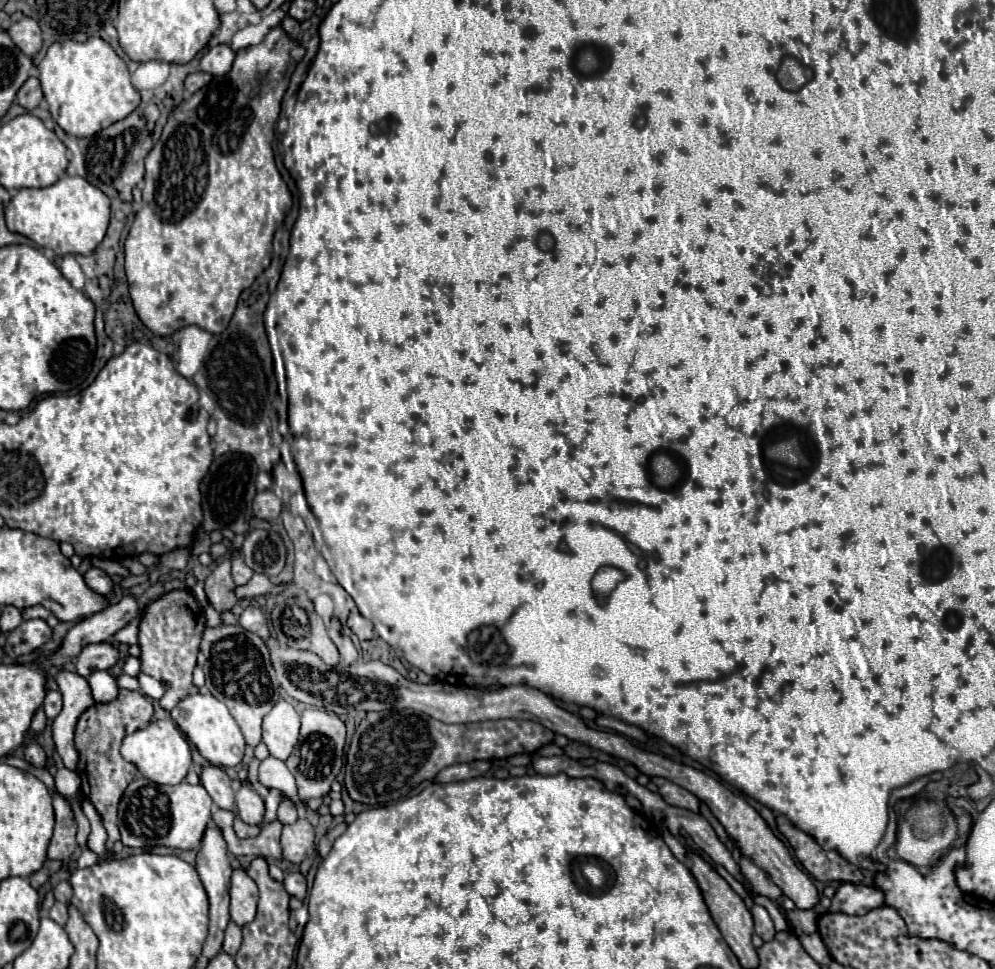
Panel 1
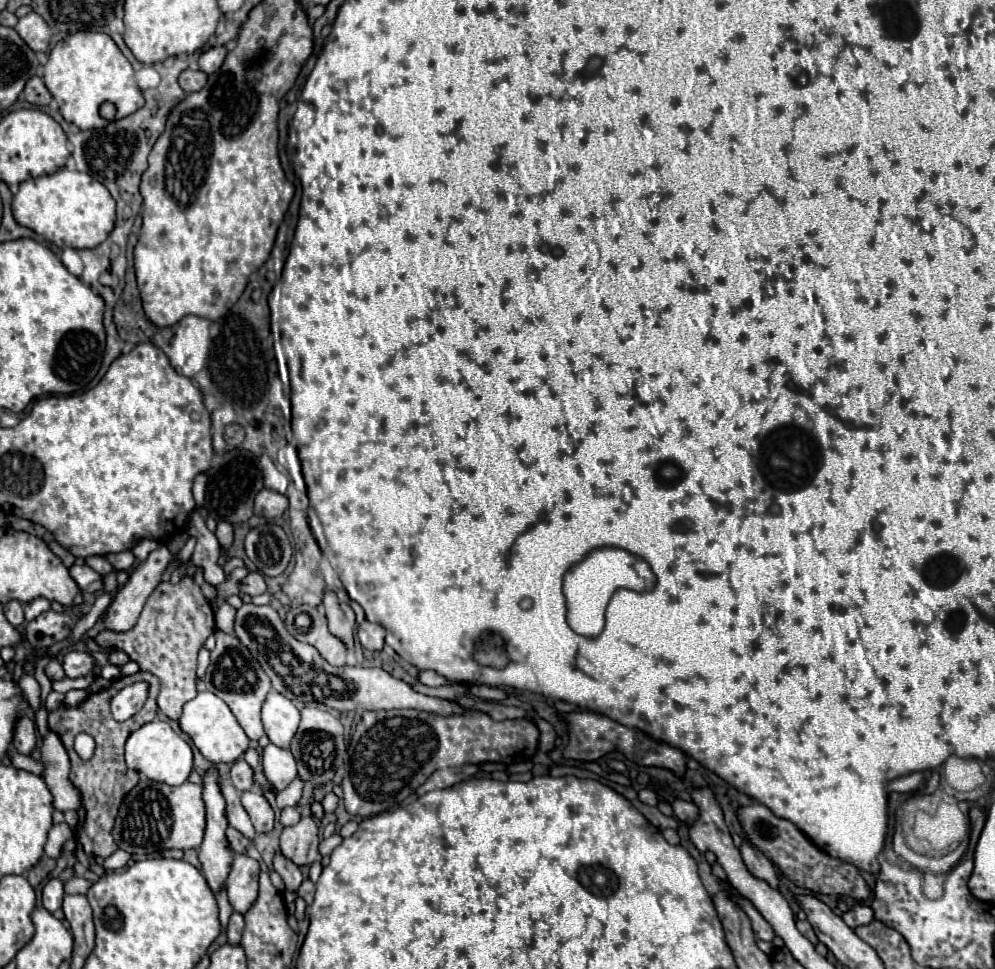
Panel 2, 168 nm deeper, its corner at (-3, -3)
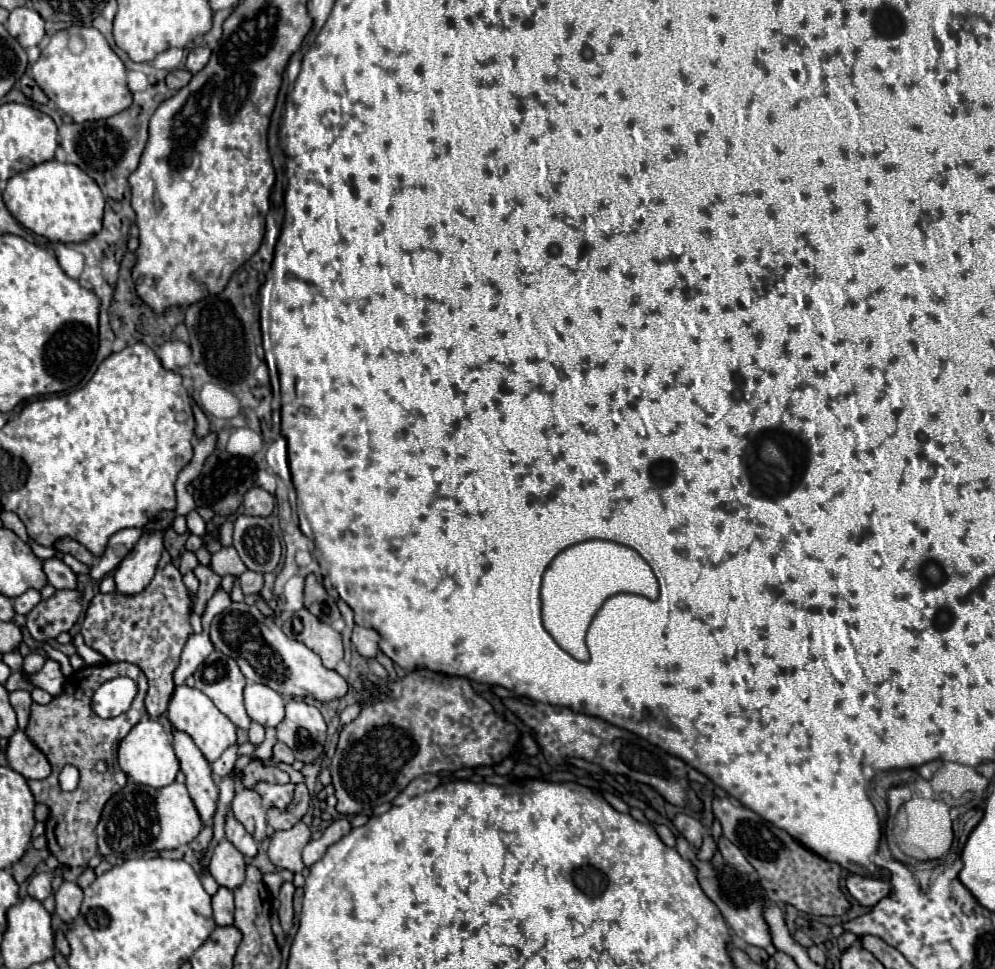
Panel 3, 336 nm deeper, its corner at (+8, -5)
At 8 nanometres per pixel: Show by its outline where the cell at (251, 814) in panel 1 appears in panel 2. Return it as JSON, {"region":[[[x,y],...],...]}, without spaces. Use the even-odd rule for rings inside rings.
{"region":[[[245,791],[245,793],[241,793],[241,803],[243,803],[245,811],[249,813],[257,833],[273,831],[273,809],[271,809],[269,801],[263,797],[263,793]]]}

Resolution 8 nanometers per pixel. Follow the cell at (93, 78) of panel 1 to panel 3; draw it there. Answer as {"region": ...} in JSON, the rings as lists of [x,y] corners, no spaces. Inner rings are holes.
{"region":[[[70,27],[54,33],[42,49],[40,59],[32,65],[32,77],[46,97],[54,101],[62,113],[70,115],[74,123],[106,119],[132,105],[124,63],[94,27]]]}

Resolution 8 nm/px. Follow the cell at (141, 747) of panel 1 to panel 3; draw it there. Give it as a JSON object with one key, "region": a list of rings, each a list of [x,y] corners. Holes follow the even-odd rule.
{"region":[[[144,717],[140,723],[136,723],[136,727],[132,727],[132,731],[120,741],[118,765],[136,783],[150,785],[156,789],[174,783],[176,773],[180,771],[180,763],[174,753],[170,737],[166,735],[164,727],[156,719],[150,719],[150,717]]]}

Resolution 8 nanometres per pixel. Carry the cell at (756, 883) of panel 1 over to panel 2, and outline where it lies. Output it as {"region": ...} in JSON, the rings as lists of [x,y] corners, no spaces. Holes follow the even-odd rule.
{"region":[[[743,843],[741,845],[741,857],[743,857],[743,861],[745,861],[751,875],[767,881],[771,887],[779,885],[779,877],[777,877],[777,871],[775,871],[773,863],[761,851],[757,851],[749,843]]]}

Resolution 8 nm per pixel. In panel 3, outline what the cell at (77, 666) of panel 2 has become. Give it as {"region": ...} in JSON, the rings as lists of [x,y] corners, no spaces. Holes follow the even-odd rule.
{"region":[[[46,659],[44,667],[36,673],[36,675],[28,675],[30,681],[48,691],[52,697],[60,695],[62,693],[62,685],[64,685],[64,675],[62,675],[62,669],[60,669],[60,663],[54,661],[54,659]]]}

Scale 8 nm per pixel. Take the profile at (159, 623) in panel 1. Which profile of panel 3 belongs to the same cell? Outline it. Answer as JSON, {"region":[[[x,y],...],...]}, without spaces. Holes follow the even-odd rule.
{"region":[[[168,563],[164,569],[158,569],[154,579],[150,581],[150,585],[136,597],[116,597],[112,599],[112,593],[104,595],[104,593],[98,593],[92,601],[90,601],[90,607],[86,611],[86,619],[82,623],[82,637],[84,637],[84,643],[102,653],[110,663],[118,663],[118,661],[126,661],[126,663],[134,663],[138,665],[144,675],[148,677],[148,695],[146,695],[146,711],[152,719],[158,719],[166,713],[168,709],[168,703],[170,703],[170,697],[174,693],[174,669],[178,667],[180,663],[180,653],[188,641],[188,637],[194,633],[192,631],[192,625],[190,625],[190,609],[192,609],[192,599],[190,599],[190,593],[182,581],[182,575],[180,571]]]}

